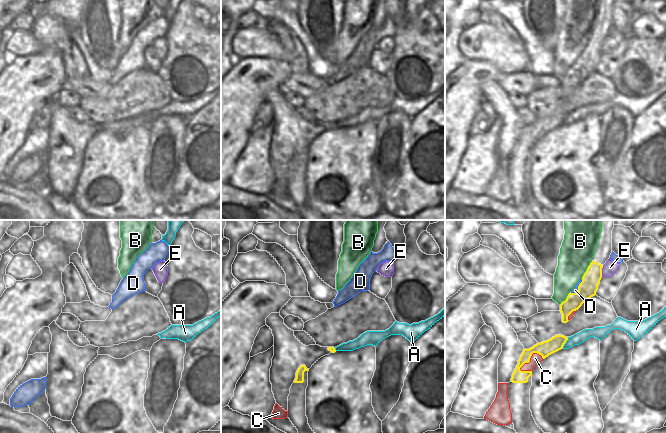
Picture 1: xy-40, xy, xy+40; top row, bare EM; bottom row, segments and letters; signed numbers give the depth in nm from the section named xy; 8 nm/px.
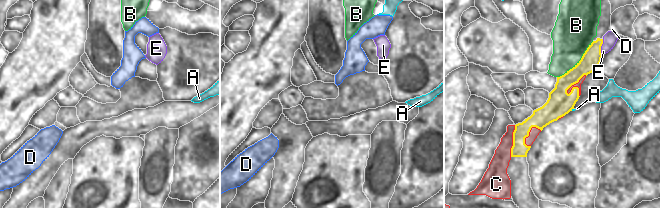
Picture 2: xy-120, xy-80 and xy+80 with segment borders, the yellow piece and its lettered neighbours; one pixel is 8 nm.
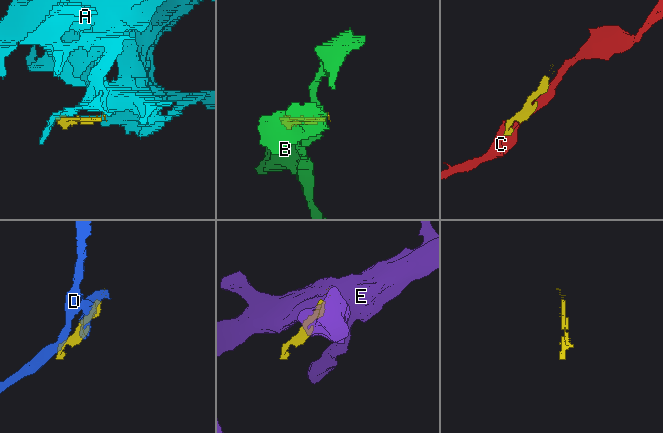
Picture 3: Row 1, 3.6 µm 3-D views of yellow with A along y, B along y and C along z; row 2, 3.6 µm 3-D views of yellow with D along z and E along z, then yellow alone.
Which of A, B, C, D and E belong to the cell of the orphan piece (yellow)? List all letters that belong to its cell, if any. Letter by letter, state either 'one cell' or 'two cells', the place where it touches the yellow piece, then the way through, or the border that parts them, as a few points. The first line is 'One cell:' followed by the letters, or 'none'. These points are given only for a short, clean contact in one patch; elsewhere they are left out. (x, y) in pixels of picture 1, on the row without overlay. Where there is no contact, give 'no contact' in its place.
One cell: none
A: two cells; meets yellow in xy+40 at (565, 118)
B: two cells; meets yellow in xy+40 at (586, 46)
C: two cells; meets yellow in xy+40 at (530, 133)
D: two cells; meets yellow in xy+40 at (578, 64)
E: two cells; meets yellow in xy+40 at (601, 47); border along xy+40 (603, 41), (601, 52)

